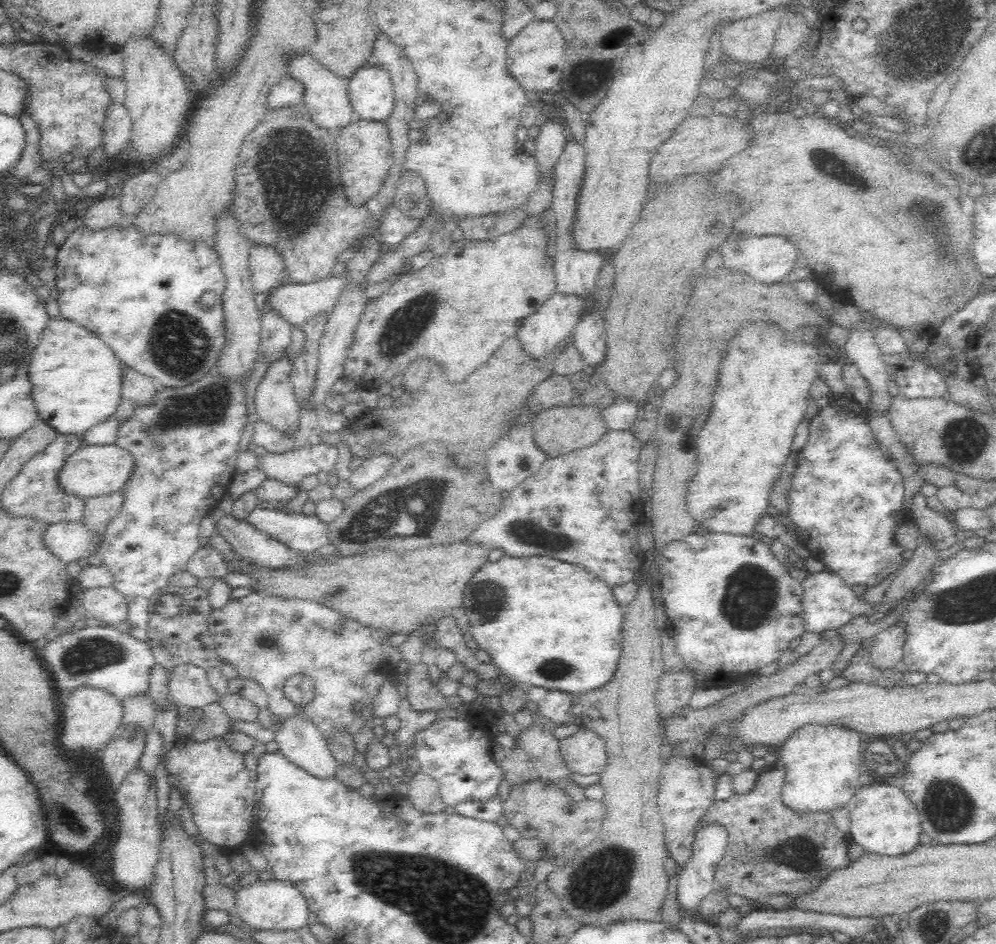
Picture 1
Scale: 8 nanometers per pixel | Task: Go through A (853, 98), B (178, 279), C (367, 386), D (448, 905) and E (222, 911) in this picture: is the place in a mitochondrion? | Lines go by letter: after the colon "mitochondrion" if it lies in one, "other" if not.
A: other
B: other
C: other
D: mitochondrion
E: other

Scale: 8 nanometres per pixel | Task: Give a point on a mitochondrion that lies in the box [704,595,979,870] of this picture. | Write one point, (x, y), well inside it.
(946, 801)

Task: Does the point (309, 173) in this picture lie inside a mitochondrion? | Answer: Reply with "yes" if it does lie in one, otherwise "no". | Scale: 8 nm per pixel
yes

